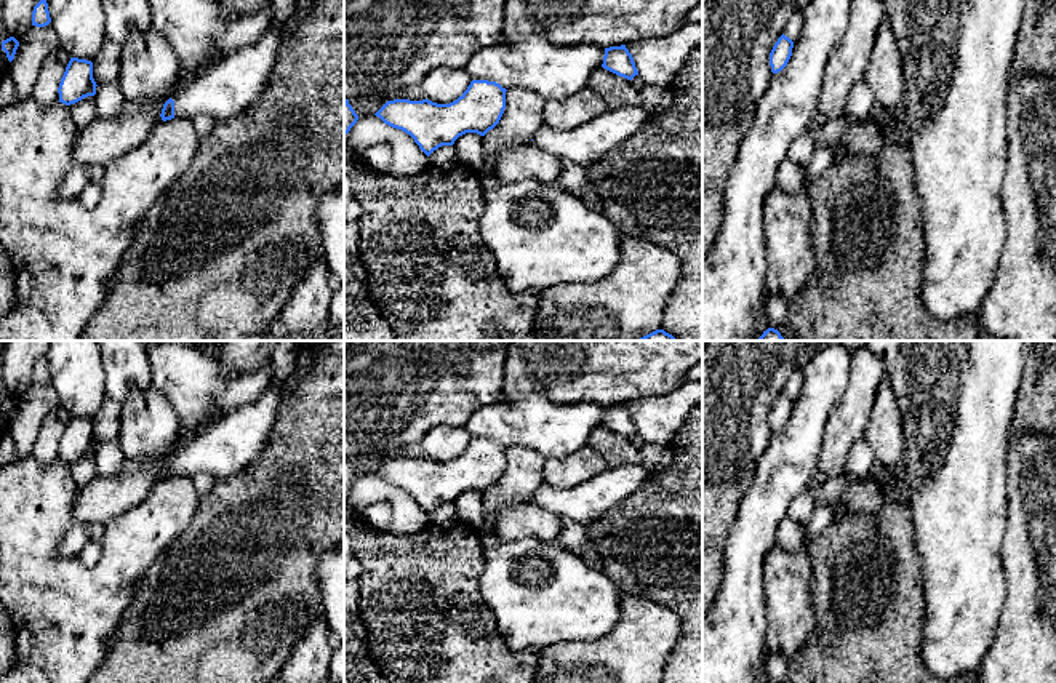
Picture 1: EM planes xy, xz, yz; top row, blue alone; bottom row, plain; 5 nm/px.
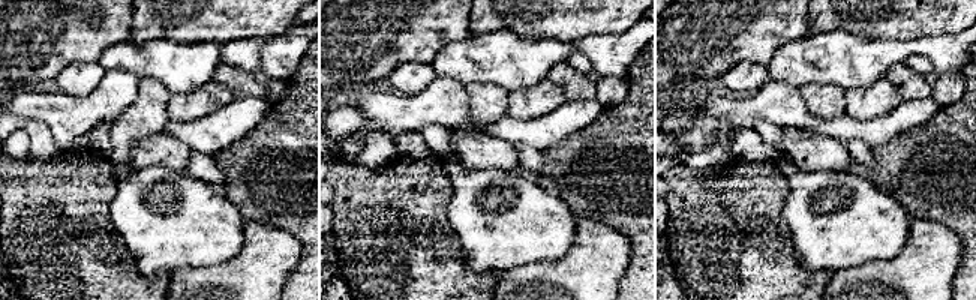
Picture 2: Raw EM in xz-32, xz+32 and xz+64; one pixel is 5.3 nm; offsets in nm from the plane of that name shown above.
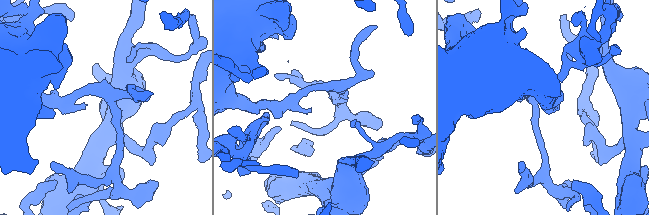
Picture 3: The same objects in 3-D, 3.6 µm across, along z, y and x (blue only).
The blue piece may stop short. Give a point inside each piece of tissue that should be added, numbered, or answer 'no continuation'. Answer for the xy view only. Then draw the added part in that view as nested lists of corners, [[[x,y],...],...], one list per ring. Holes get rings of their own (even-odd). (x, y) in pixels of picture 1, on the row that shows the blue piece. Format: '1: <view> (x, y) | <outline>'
1: xy (228, 88) | [[[270,26],[256,42],[232,51],[186,86],[174,101],[174,117],[210,115],[214,122],[245,112],[267,90],[277,61],[280,34]]]

